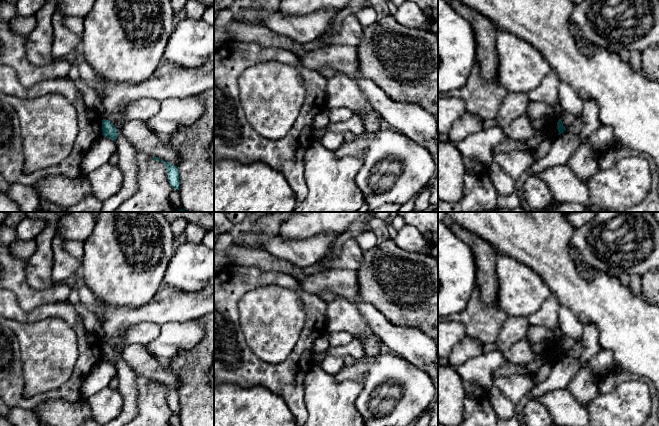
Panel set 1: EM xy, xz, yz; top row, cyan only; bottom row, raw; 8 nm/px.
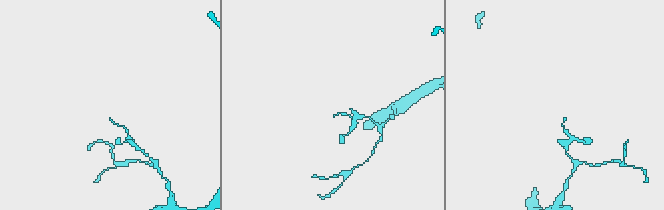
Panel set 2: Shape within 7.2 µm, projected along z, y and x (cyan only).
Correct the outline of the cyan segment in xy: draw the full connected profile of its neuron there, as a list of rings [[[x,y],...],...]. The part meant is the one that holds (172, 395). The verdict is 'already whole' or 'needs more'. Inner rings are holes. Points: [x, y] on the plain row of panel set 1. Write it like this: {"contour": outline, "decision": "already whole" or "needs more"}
{"contour": [[[152,380],[152,382],[156,385],[161,385],[164,387],[164,389],[166,390],[167,403],[169,405],[169,408],[173,413],[179,414],[179,395],[177,390],[172,389],[158,381]]], "decision": "already whole"}

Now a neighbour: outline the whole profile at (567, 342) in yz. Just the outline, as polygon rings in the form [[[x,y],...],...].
[[[563,335],[562,338],[560,339],[560,343],[562,345],[563,350],[565,352],[568,352],[570,349],[574,347],[577,341],[569,336]]]

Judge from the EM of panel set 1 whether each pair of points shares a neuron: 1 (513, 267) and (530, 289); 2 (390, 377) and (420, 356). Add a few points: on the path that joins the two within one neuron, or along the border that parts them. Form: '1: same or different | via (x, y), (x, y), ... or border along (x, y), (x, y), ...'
1: same | via (513, 272), (525, 284)
2: different | border along (390, 352), (403, 357), (427, 373)

